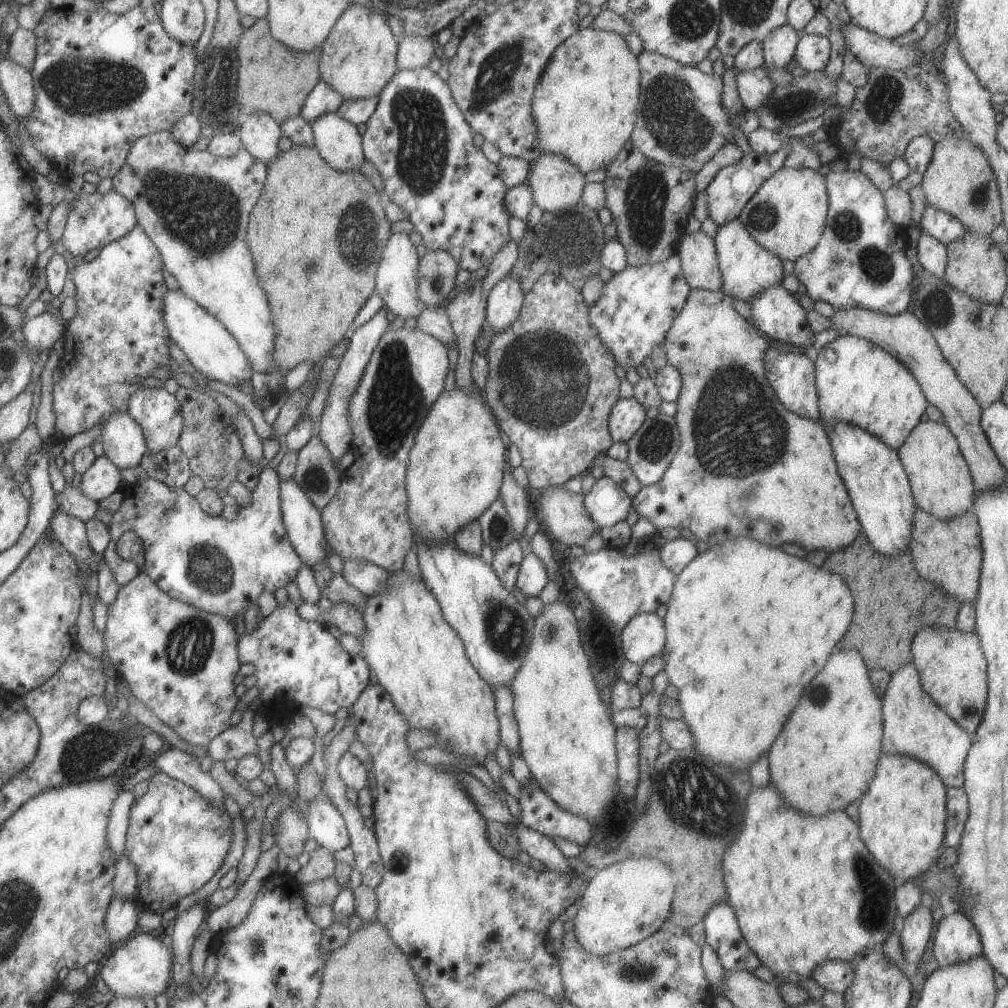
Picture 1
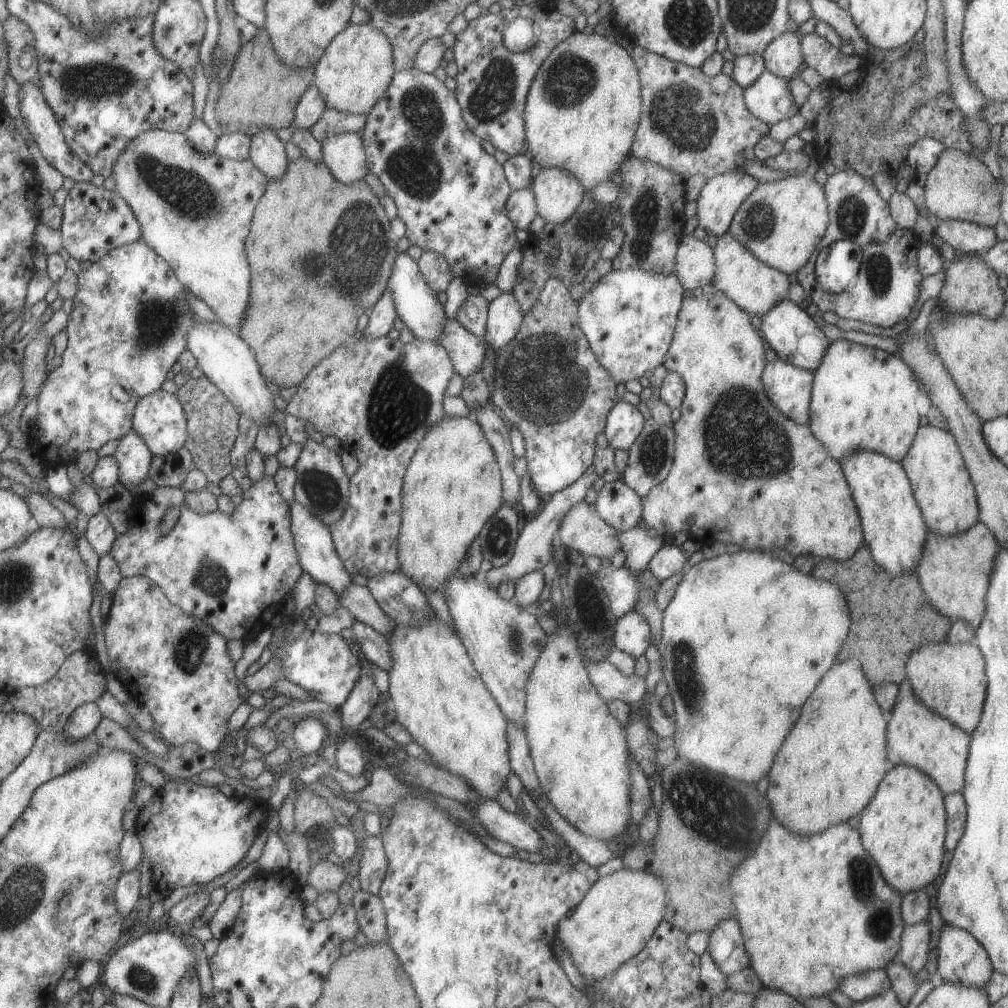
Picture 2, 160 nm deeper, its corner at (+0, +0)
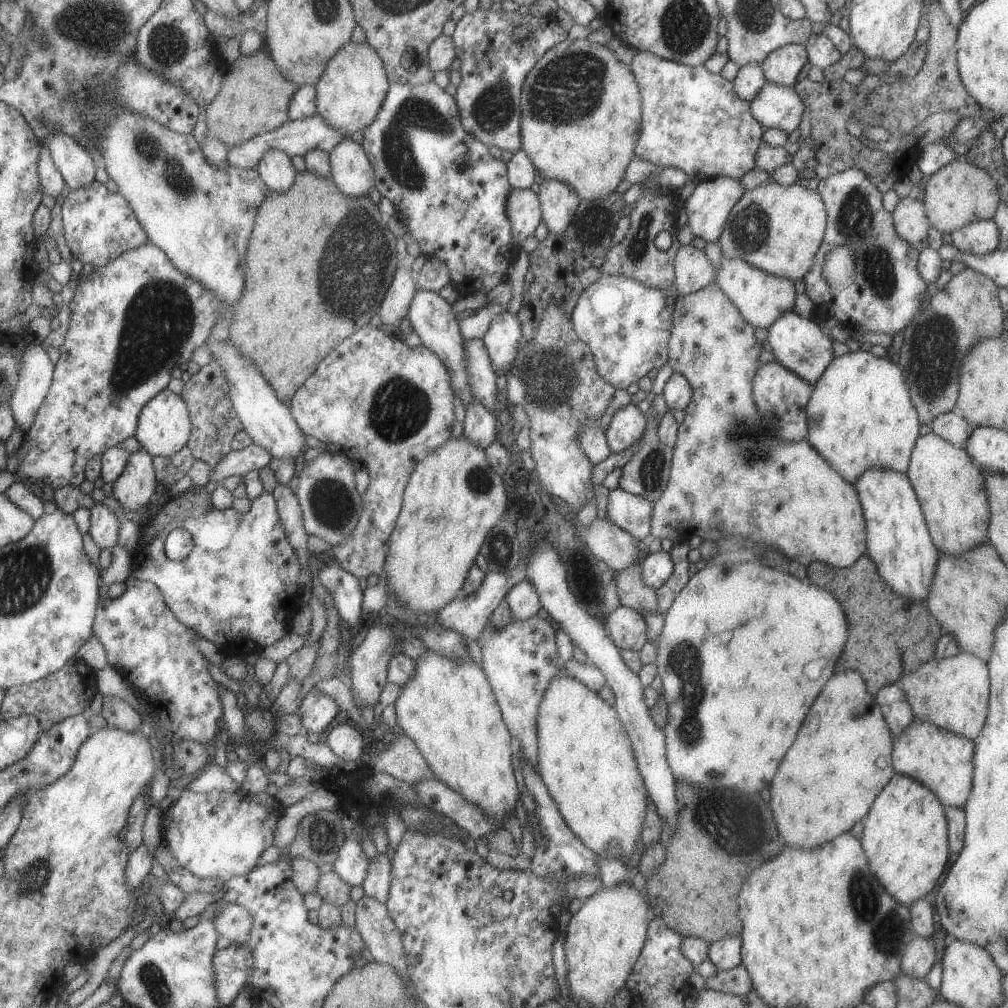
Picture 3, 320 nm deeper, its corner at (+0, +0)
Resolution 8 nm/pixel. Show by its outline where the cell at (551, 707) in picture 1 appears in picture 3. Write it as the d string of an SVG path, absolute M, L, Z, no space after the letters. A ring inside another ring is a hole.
M559 666L557 674L551 678L549 686L545 688L545 694L537 706L537 714L535 714L535 734L537 740L537 767L536 772L539 774L547 793L551 796L553 802L565 825L581 840L582 844L585 844L589 850L595 855L602 858L617 858L622 861L627 861L629 856L635 850L635 842L640 840L639 834L641 834L641 824L643 824L643 818L645 818L645 798L648 798L643 780L639 776L639 772L635 766L635 760L633 760L633 752L629 738L619 722L619 718L615 713L612 706L608 706L595 692L592 692L583 684L583 682L577 682L575 678L567 676L563 667Z

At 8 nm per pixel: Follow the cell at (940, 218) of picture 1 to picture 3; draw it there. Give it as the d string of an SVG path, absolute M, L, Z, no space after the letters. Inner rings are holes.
M992 219L976 221L950 233L953 246L965 254L988 254L999 244L997 226Z

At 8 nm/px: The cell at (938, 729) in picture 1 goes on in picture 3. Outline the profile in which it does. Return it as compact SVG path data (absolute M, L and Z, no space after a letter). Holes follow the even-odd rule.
M914 718L899 736L892 739L892 767L895 773L907 775L927 787L938 798L943 807L963 809L971 792L974 745L974 741Z

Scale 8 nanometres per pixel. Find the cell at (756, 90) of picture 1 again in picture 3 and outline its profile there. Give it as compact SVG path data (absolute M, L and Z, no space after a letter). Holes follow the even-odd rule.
M773 82L763 84L749 102L749 107L753 118L765 129L783 130L787 135L798 128L805 110L791 86L780 86Z

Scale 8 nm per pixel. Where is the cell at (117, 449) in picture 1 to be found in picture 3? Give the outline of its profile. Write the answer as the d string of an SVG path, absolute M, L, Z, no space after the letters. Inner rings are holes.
M141 447L129 454L121 475L112 484L110 495L125 511L137 510L154 498L155 481L152 457Z

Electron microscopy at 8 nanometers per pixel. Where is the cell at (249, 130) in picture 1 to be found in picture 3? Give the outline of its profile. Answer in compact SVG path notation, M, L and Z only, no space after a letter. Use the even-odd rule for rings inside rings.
M265 150L257 162L256 172L272 192L285 192L295 180L290 157L281 150Z

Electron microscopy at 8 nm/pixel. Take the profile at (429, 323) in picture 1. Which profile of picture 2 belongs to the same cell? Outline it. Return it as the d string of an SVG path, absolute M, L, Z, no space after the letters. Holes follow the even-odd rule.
M447 319L440 339L440 346L448 353L454 373L461 379L481 371L486 343L460 326L455 319Z

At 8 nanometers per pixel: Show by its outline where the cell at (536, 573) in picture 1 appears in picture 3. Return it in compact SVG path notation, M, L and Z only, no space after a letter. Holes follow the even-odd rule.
M527 580L513 585L504 598L509 606L511 617L517 618L517 620L525 620L529 616L534 616L541 608L539 596L537 596L533 584Z

